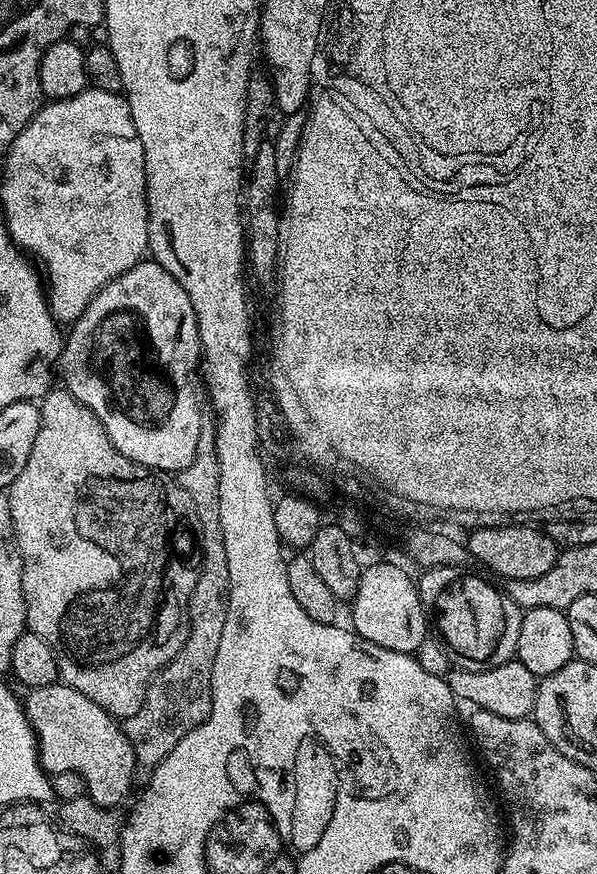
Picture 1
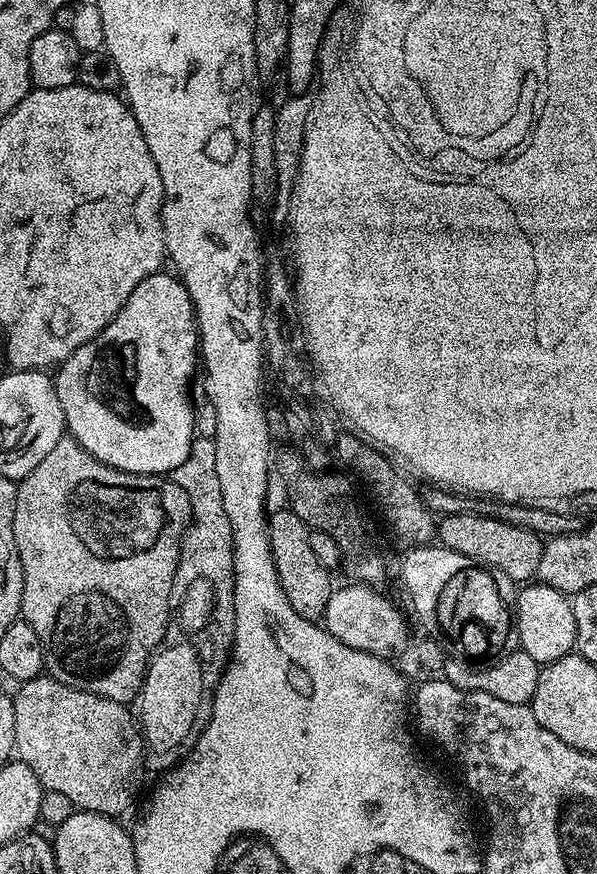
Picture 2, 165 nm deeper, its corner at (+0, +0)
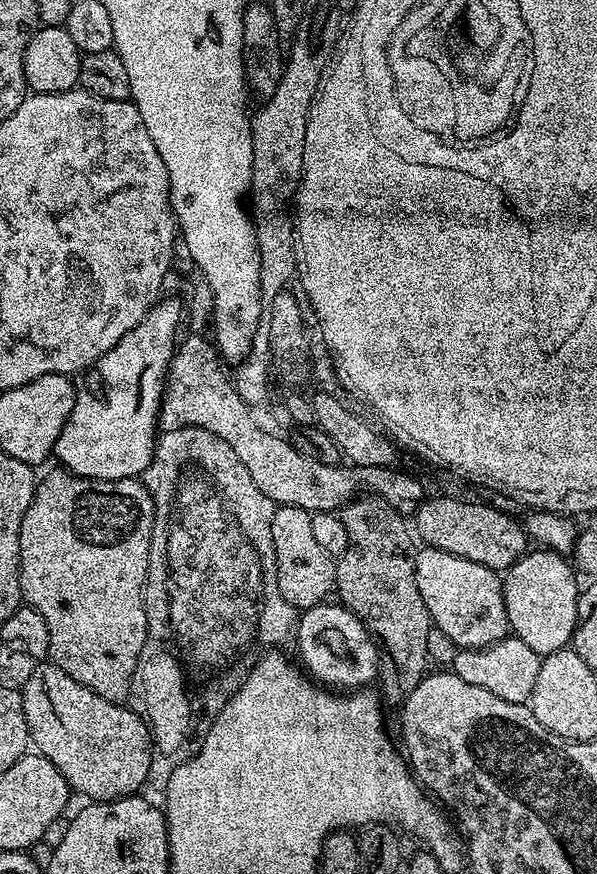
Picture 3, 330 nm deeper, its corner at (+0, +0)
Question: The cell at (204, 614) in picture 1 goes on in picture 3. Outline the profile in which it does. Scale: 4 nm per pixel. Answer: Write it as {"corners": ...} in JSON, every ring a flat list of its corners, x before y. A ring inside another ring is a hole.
{"corners":[[179,428,163,434,172,440,172,448,168,448,168,452,158,448,151,469,160,472,160,476,180,476,180,480,176,480,176,484,180,484,180,512,176,512,176,524,172,524,172,544,168,544,166,536,162,536,166,526,152,527,152,551,156,555,154,564,157,569,164,568,164,572,156,572,150,581,156,590,151,595,148,627,152,630,172,628,172,640,180,651,180,684,188,682,188,686,182,686,184,696,152,696,152,671,158,667,157,661,141,659,136,667,134,688,137,693,140,691,144,703,142,712,152,737,152,761,147,783,156,790,163,790,170,782,170,774,200,751,217,714,238,687,238,676,228,671,256,636,256,621,260,612,256,580,259,579,259,568,270,566,276,558,272,519,277,509,277,505,266,498,258,486,254,486,250,470,242,466,238,454,234,454,232,447,222,442,222,438,202,428]]}

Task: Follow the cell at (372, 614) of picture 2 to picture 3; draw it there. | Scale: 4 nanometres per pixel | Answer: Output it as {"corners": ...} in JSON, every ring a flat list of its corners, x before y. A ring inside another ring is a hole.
{"corners":[[339,602,315,604,313,608,305,608,299,613,295,647,300,647,299,663,306,669,311,679,324,686,335,686,340,690,360,690,377,679,380,658,376,641,368,633,368,627]]}

